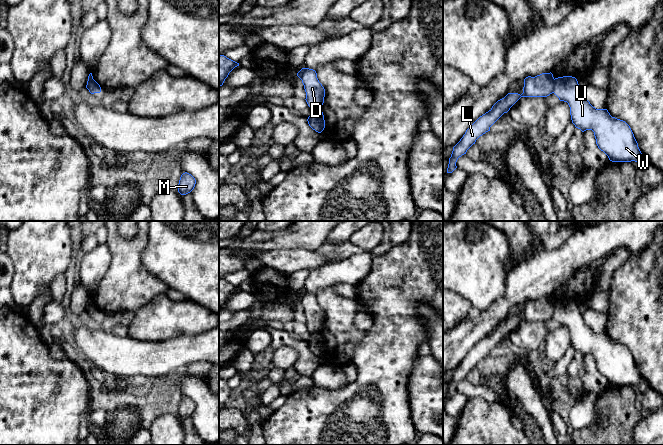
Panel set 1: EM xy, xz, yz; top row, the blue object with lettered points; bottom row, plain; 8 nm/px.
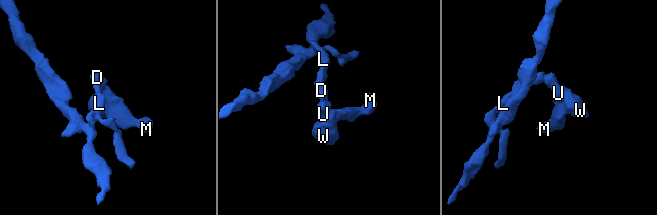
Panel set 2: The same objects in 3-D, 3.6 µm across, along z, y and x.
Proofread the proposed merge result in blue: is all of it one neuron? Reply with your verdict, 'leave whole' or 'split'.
split

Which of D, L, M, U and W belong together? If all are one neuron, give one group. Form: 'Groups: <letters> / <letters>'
Groups: D L / M U W

